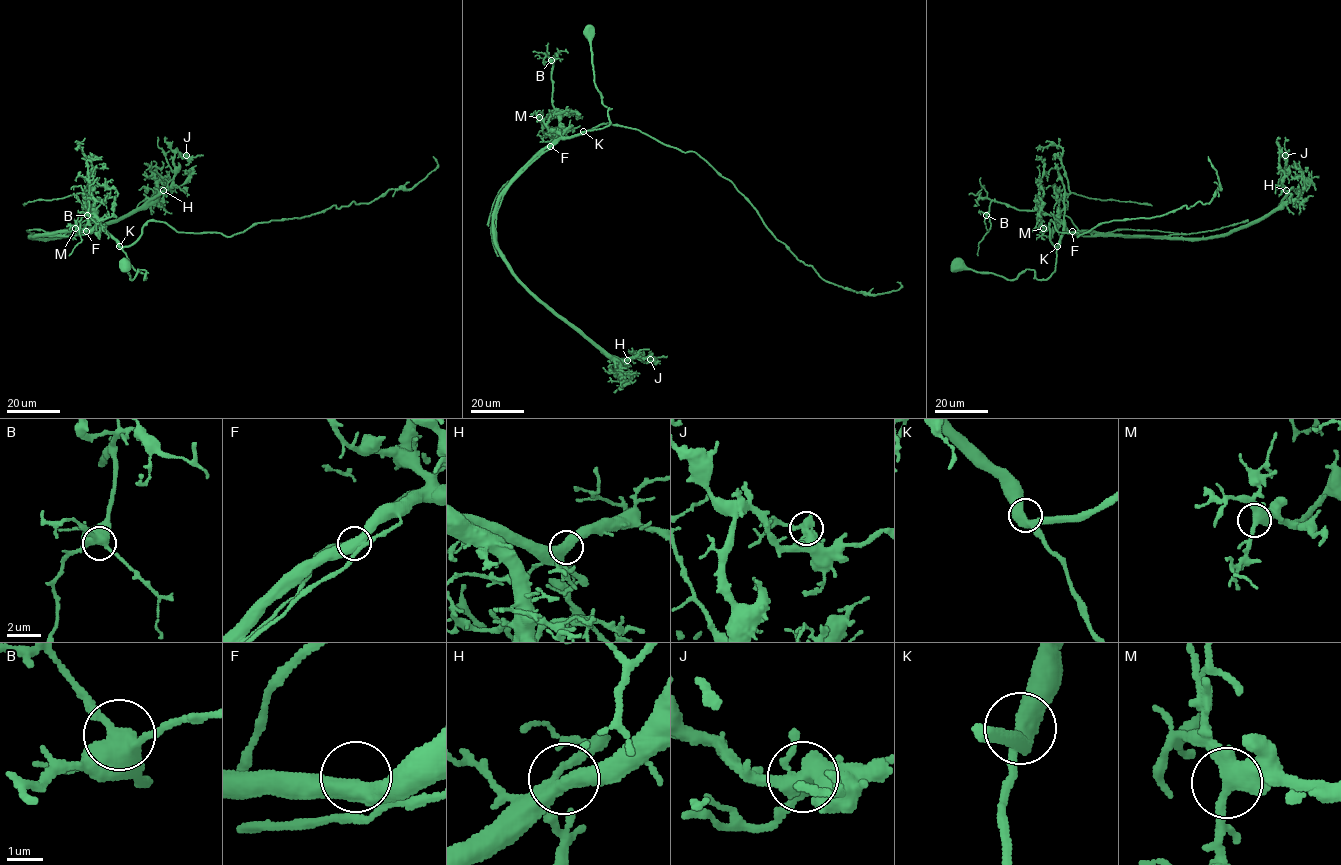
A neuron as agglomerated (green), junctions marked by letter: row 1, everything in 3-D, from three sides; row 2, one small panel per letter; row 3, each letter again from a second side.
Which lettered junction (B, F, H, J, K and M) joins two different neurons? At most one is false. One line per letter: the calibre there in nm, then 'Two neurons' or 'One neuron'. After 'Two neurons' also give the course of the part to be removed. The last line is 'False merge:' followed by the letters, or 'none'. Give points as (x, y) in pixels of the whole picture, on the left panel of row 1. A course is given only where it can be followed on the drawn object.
B: Thickness 400 nm. One neuron
F: Thickness 420 nm. One neuron
H: Thickness 400 nm. One neuron
J: Thickness 420 nm. One neuron
K: Thickness 440 nm. One neuron
M: Thickness 400 nm. One neuron
False merge: none

